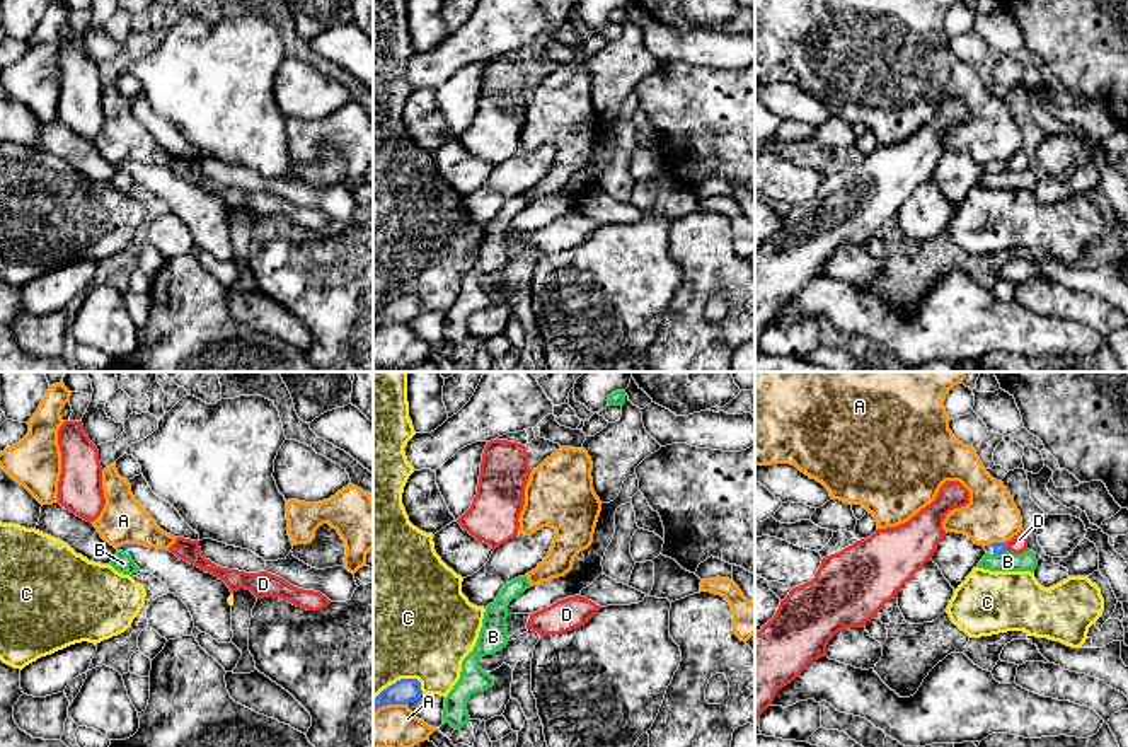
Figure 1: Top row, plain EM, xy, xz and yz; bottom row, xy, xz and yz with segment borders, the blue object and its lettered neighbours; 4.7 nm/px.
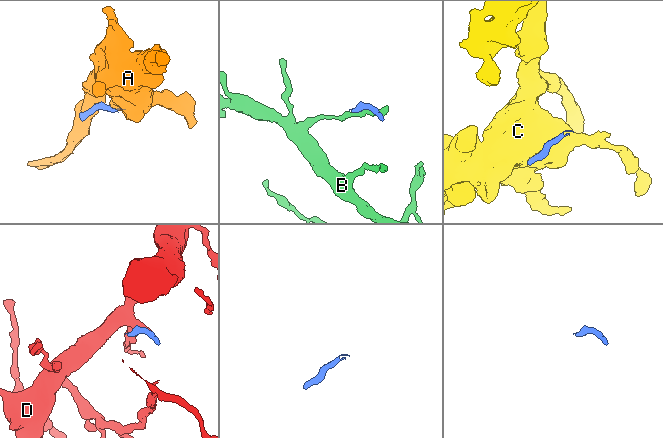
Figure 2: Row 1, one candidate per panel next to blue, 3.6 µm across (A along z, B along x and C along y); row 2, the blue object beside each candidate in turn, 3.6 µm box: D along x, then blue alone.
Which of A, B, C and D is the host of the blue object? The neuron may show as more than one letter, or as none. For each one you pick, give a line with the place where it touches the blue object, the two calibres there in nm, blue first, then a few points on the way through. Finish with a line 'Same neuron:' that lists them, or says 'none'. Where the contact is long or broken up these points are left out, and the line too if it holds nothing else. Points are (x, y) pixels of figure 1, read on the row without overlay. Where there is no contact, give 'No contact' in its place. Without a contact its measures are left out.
Same neuron: none

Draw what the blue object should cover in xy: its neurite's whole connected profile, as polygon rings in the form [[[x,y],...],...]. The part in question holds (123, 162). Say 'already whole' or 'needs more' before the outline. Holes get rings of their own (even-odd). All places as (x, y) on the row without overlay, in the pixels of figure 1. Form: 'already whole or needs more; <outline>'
needs more; [[[123,162],[116,167],[129,172],[140,189],[148,189],[165,201],[169,210],[187,223],[194,246],[218,261],[232,259],[232,223],[228,222],[232,210],[223,198],[177,176],[169,167],[138,162]]]

